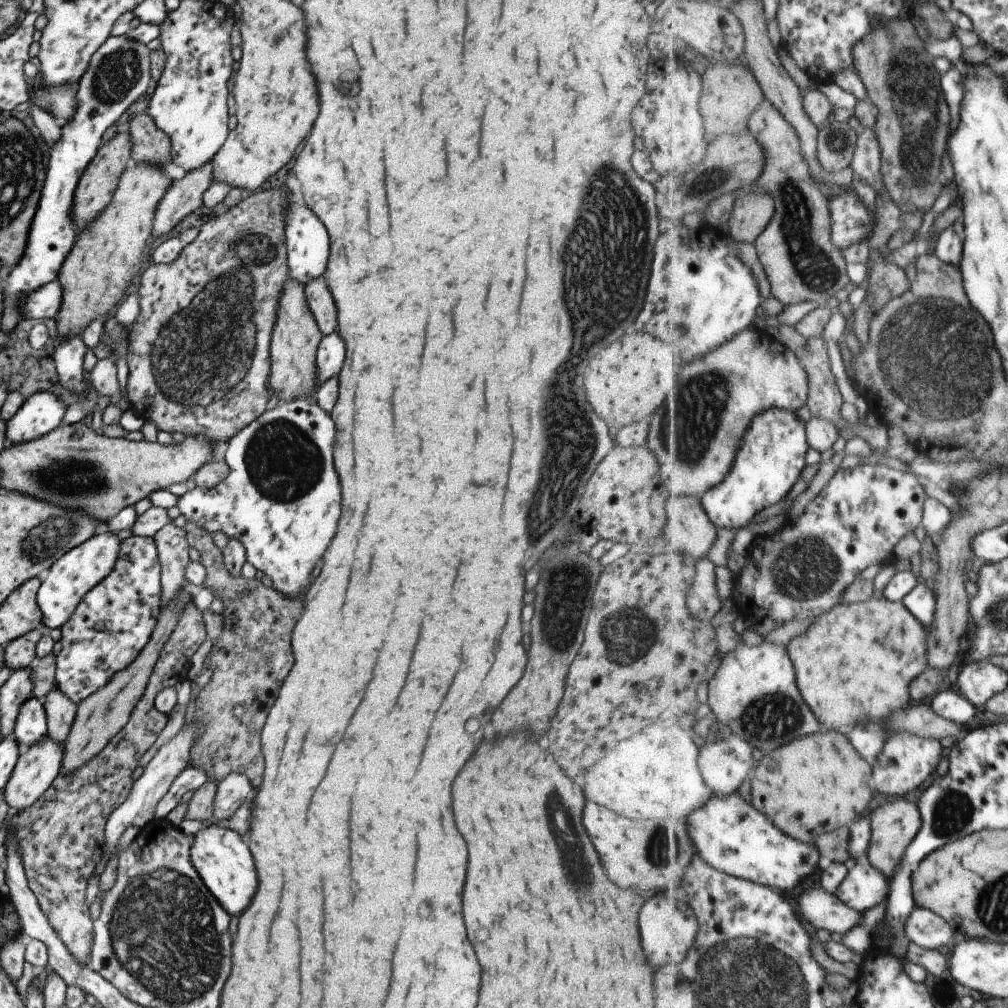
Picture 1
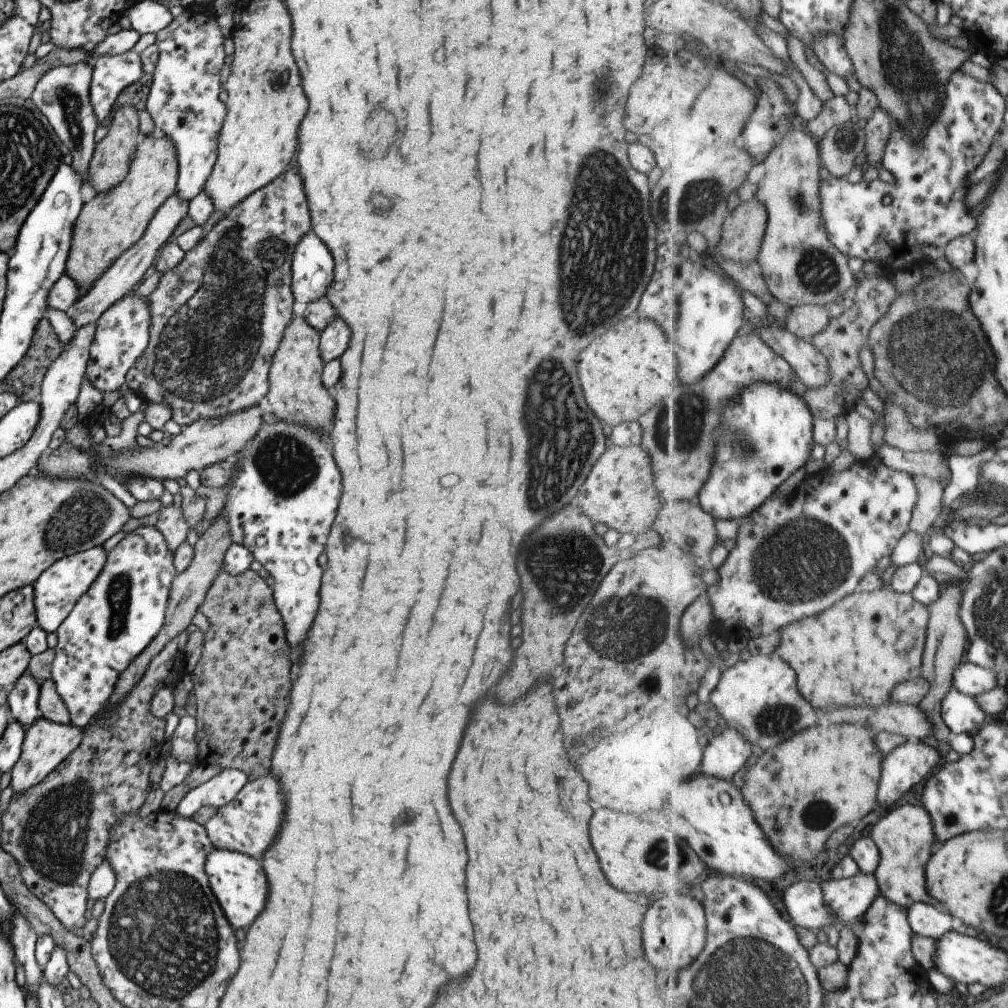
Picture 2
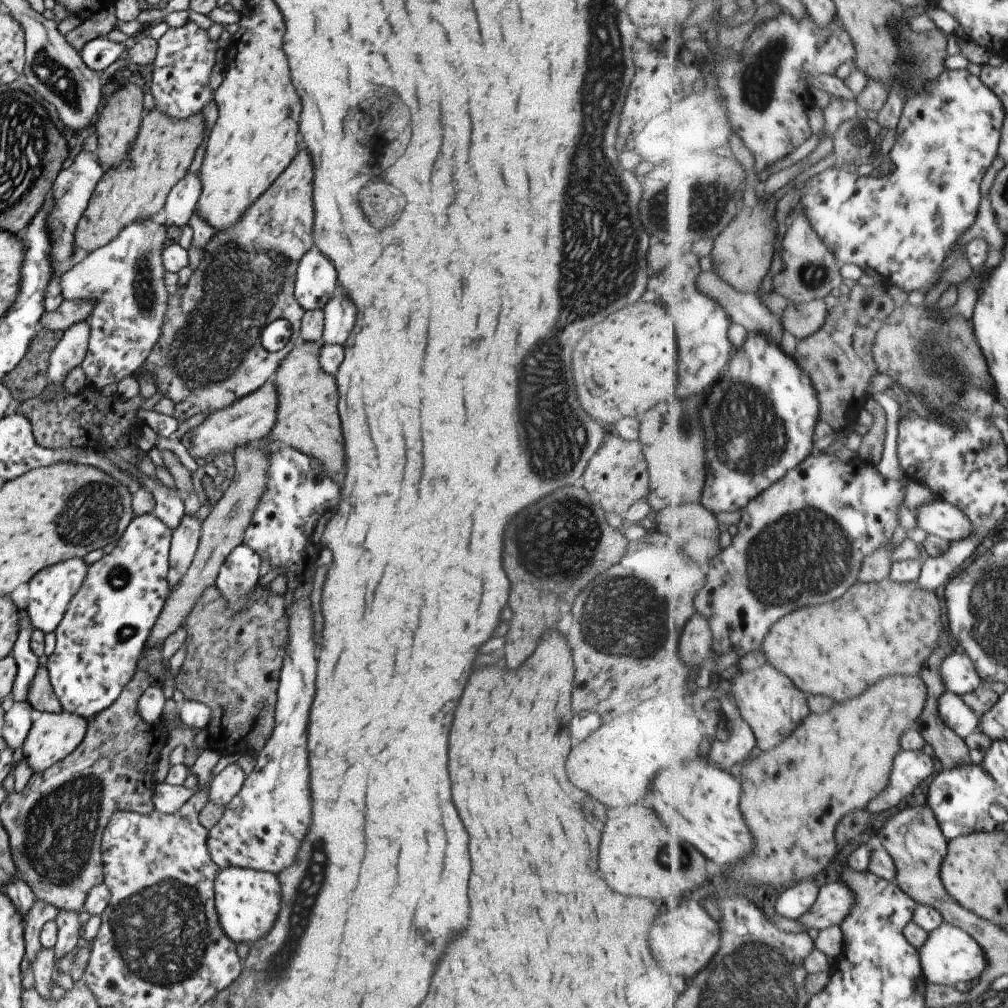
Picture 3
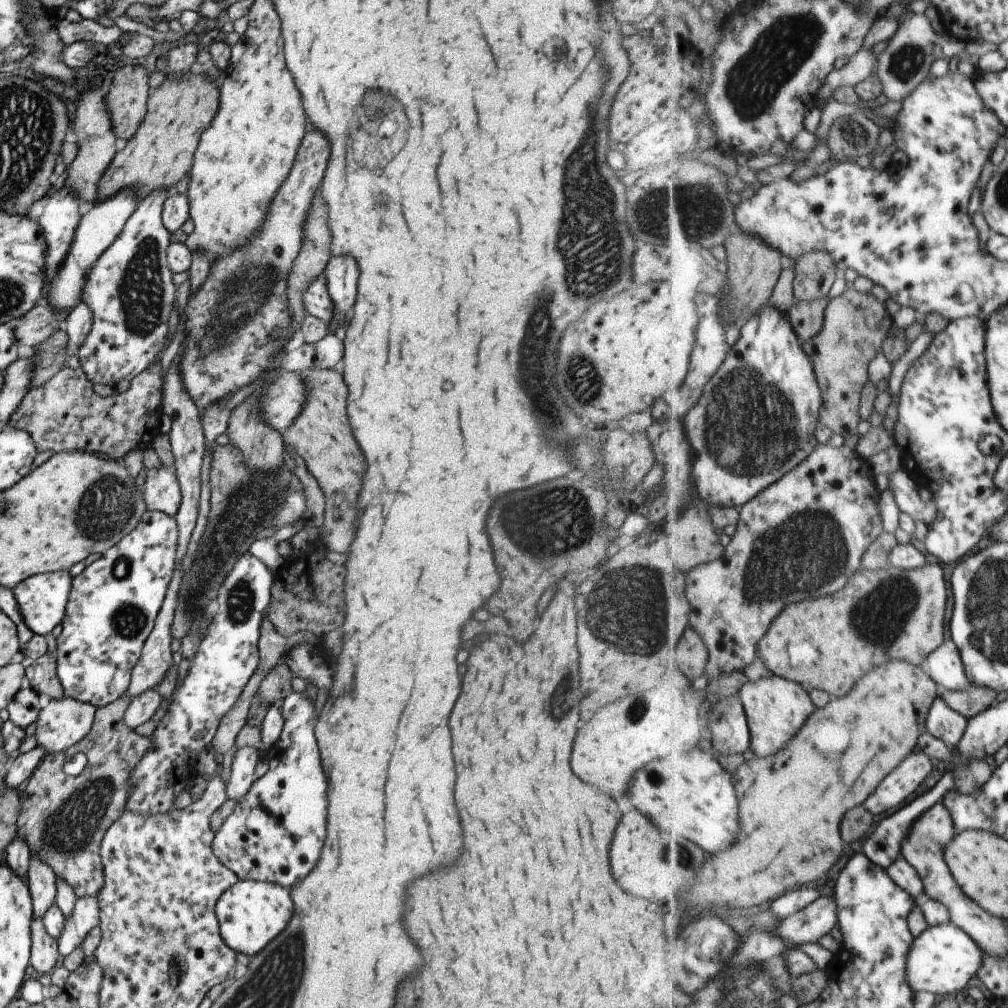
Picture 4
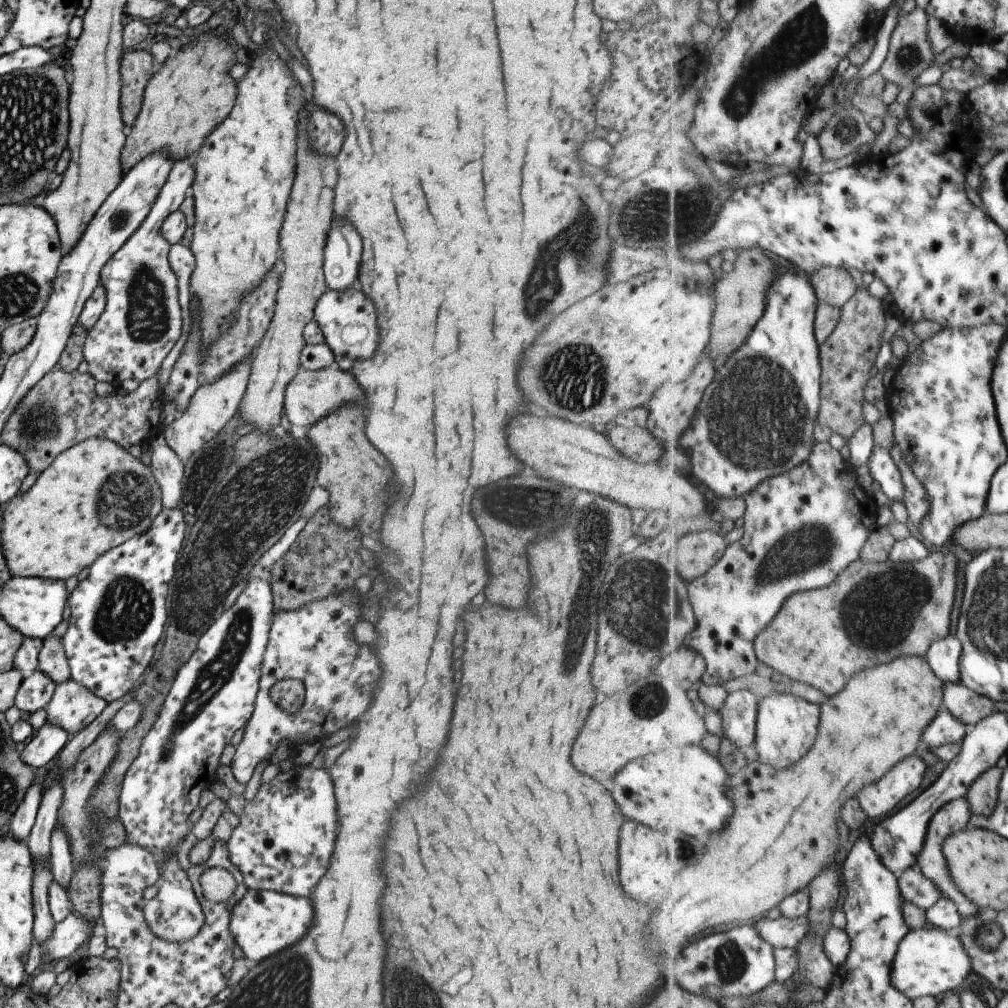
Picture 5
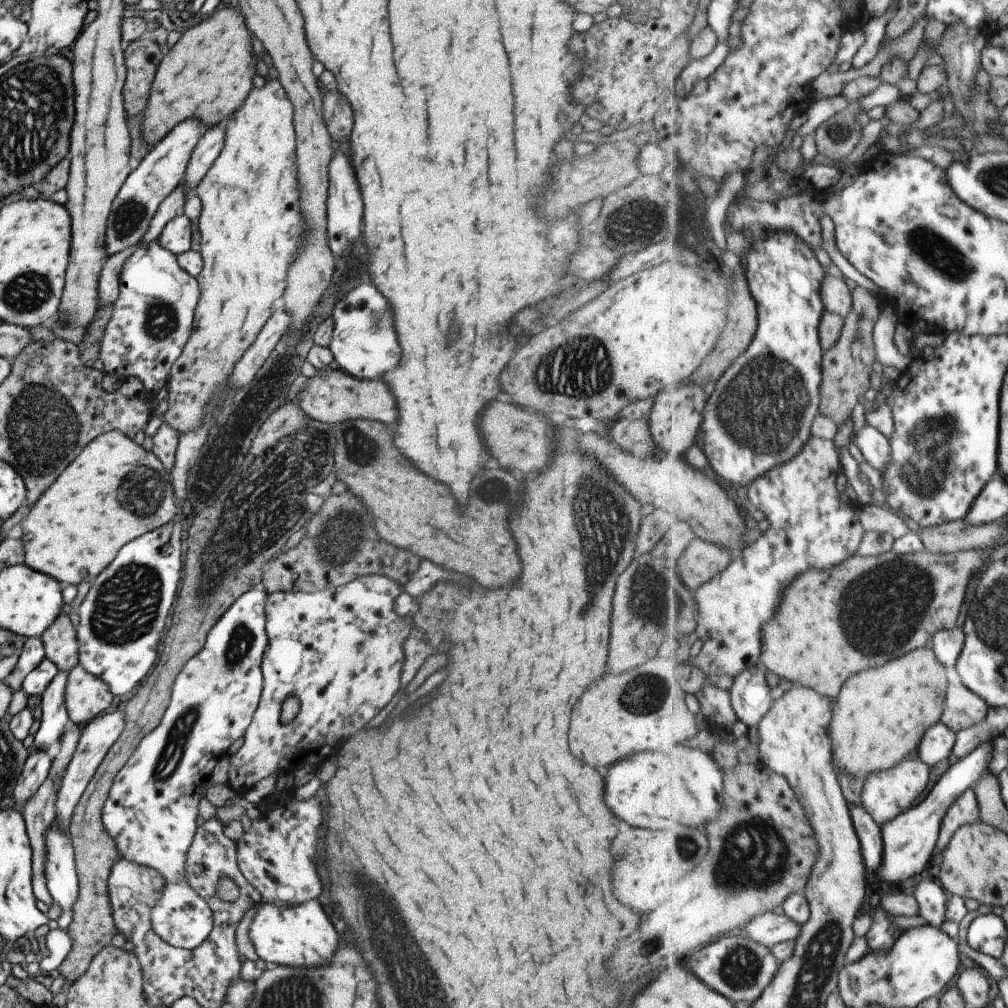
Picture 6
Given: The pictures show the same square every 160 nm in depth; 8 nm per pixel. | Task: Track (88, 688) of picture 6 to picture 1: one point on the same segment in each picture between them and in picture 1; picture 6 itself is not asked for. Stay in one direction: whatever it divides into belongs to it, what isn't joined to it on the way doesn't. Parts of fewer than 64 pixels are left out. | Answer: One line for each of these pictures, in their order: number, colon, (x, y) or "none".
1: (36, 769)
2: (46, 745)
3: (52, 736)
4: (63, 722)
5: (73, 707)

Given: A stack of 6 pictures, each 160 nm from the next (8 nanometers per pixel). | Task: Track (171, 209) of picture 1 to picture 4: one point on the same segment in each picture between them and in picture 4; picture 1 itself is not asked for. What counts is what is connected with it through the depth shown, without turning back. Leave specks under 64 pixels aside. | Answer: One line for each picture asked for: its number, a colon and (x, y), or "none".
2: (120, 278)
3: (71, 312)
4: (40, 321)

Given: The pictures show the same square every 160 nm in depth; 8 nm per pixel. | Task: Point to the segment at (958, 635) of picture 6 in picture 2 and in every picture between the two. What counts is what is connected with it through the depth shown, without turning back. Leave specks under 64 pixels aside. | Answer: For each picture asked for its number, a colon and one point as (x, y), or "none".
2: (975, 680)
3: (961, 674)
4: (946, 665)
5: (946, 655)

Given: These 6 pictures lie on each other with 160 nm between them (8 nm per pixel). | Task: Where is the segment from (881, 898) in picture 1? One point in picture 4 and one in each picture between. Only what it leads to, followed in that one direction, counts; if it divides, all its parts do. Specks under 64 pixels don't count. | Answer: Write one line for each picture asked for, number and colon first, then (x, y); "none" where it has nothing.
2: (850, 899)
3: (836, 900)
4: (811, 925)

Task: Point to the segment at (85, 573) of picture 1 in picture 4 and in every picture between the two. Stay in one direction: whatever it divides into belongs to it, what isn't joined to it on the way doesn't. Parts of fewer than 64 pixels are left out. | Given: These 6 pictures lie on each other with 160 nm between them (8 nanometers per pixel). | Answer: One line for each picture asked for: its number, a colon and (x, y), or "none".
2: (56, 592)
3: (51, 590)
4: (42, 599)

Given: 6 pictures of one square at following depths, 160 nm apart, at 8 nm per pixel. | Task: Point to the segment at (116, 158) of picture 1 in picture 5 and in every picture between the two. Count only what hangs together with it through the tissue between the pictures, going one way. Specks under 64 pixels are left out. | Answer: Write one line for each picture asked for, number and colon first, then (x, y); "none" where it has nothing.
2: (110, 164)
3: (118, 124)
4: (127, 99)
5: (136, 69)

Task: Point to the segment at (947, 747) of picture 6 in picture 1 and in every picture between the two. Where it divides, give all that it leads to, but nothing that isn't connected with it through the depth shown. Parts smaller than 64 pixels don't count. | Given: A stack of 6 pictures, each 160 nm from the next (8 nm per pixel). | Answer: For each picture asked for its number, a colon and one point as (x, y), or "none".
1: (952, 705)
2: (963, 713)
3: (957, 713)
4: (946, 723)
5: (947, 729)

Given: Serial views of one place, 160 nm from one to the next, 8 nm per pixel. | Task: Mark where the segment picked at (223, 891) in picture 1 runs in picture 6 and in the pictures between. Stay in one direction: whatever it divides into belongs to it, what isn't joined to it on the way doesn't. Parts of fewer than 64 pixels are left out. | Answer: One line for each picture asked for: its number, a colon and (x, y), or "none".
2: (238, 881)
3: (247, 901)
4: (251, 914)
5: (263, 923)
6: (301, 935)

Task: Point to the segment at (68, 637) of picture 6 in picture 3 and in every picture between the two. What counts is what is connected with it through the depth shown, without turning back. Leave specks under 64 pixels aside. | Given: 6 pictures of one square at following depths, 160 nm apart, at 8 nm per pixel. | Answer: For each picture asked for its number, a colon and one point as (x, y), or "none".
3: (41, 695)
4: (42, 673)
5: (52, 660)

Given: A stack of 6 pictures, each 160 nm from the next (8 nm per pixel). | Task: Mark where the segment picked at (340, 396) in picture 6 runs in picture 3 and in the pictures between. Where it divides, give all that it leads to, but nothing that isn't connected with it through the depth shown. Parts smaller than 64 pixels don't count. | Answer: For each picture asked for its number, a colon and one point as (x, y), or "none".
3: (248, 420)
4: (282, 402)
5: (311, 395)

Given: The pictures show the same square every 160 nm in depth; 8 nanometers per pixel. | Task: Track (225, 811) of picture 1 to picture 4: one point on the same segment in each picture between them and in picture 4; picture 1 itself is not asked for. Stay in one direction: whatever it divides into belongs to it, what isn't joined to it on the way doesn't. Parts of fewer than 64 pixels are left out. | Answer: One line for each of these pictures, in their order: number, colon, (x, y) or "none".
2: (222, 789)
3: (225, 786)
4: (245, 759)

